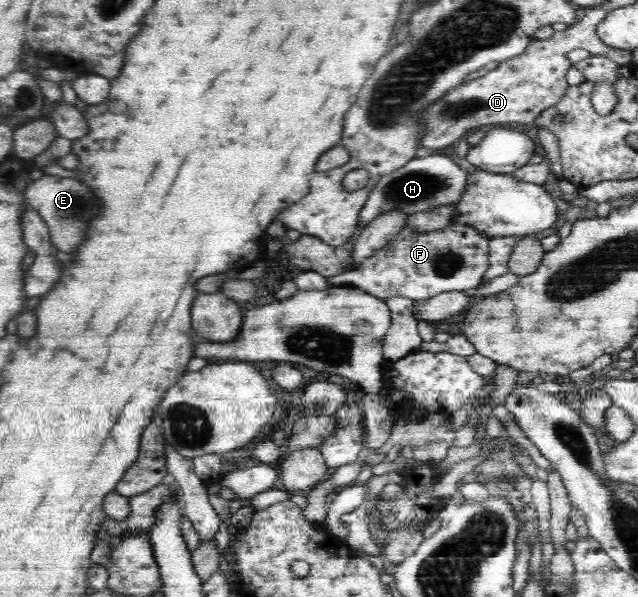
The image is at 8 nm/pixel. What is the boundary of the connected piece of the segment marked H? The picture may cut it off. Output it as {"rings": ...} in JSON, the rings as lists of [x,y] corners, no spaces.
{"rings":[[[431,152],[417,155],[403,167],[379,179],[360,211],[360,228],[362,230],[371,225],[371,220],[391,210],[401,210],[409,217],[418,211],[436,212],[441,205],[445,207],[444,205],[453,203],[453,207],[456,207],[464,194],[467,180],[468,172],[449,156]]]}

